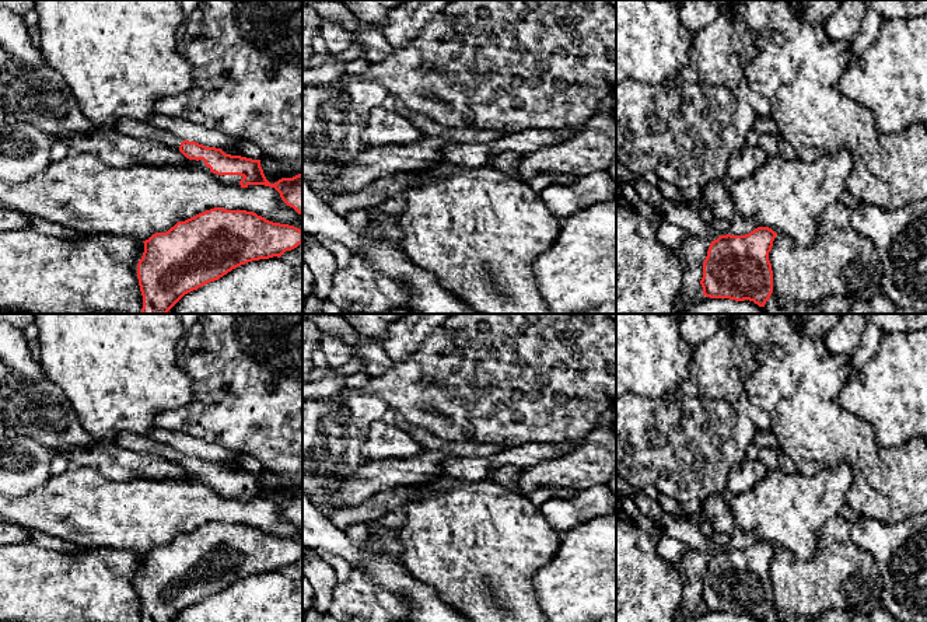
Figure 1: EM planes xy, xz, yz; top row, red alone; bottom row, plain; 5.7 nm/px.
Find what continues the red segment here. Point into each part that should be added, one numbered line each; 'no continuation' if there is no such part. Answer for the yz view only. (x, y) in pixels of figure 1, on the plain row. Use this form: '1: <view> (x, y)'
no continuation

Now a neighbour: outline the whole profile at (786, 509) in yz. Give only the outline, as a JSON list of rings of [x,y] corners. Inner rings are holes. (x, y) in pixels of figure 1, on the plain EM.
[[[839,464],[814,476],[786,474],[781,469],[769,469],[749,490],[732,496],[728,506],[734,517],[731,549],[745,549],[758,541],[769,541],[774,546],[787,549],[798,560],[812,559],[818,548],[819,528],[846,504],[846,495],[854,483],[849,465]]]

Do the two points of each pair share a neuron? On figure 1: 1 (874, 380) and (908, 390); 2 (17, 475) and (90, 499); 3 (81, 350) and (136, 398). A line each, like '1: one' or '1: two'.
1: one
2: two
3: one

